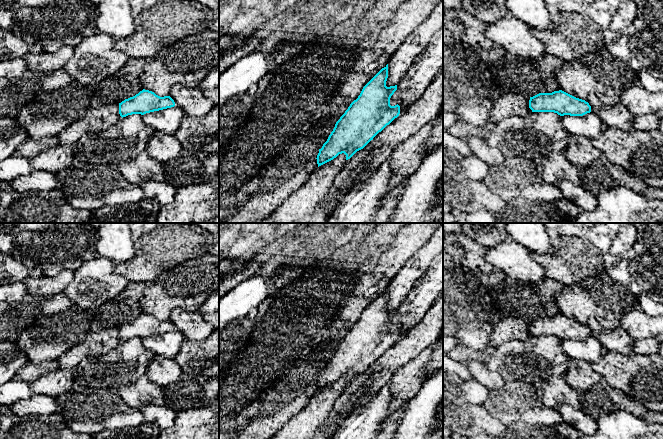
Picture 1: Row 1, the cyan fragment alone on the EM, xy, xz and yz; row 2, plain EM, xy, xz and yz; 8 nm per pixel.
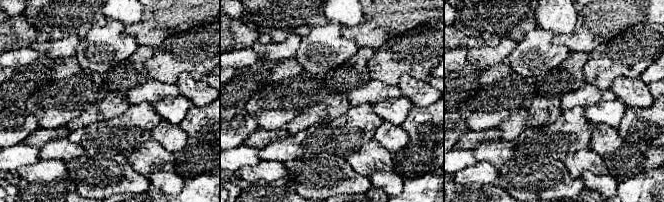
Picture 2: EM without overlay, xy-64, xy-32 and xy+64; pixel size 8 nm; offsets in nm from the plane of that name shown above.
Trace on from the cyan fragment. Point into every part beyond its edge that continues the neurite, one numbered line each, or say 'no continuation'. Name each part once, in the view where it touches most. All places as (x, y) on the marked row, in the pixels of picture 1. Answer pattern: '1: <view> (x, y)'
no continuation

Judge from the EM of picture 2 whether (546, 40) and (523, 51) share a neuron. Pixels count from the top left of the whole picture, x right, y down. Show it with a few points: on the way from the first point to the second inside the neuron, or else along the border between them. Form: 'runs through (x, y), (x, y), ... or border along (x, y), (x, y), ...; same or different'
runs through (540, 45), (534, 51), (529, 51); same

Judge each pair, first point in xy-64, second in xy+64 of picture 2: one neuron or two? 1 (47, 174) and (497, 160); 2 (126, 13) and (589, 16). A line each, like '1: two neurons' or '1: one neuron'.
1: two neurons
2: two neurons

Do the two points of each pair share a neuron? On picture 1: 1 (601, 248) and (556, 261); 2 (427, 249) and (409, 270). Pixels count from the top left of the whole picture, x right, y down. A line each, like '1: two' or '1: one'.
1: one
2: one

